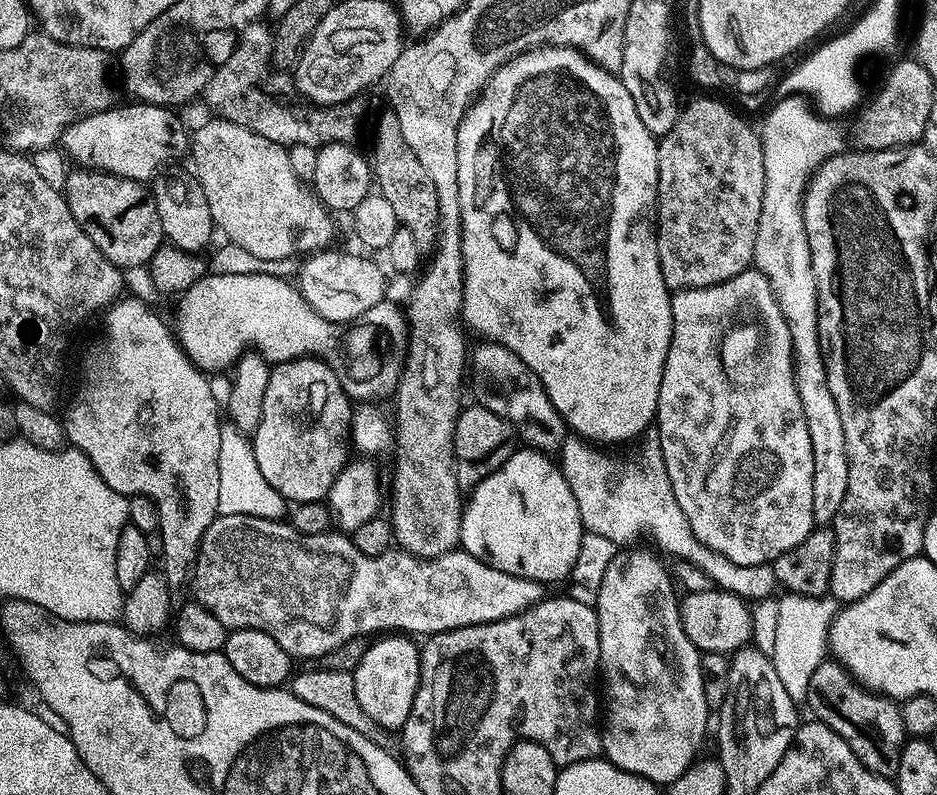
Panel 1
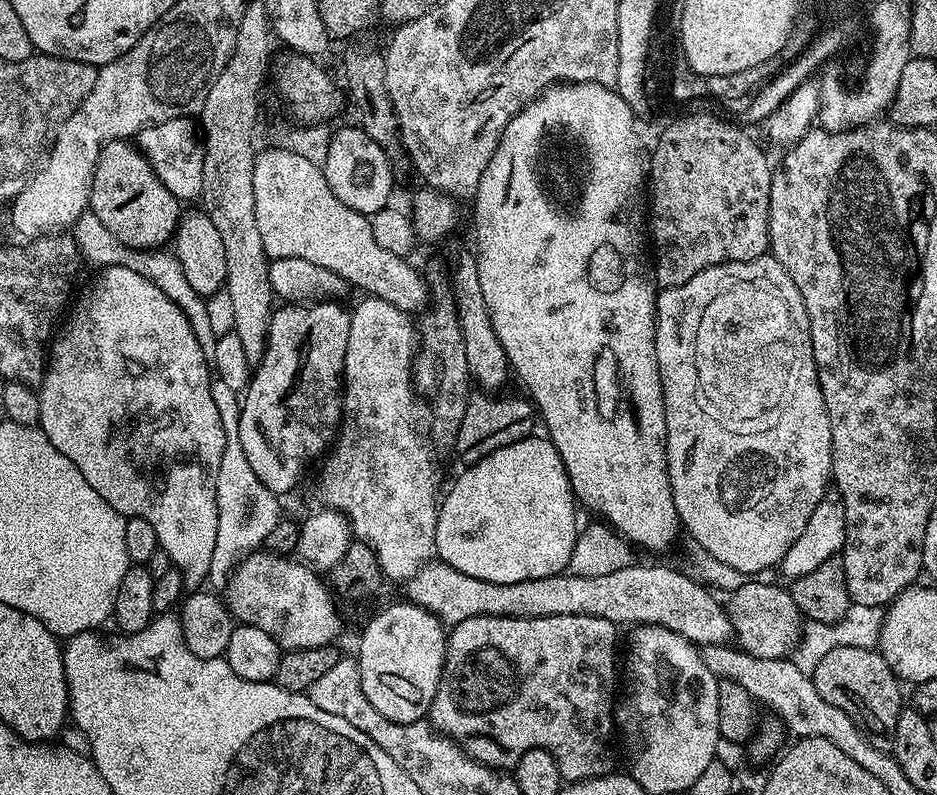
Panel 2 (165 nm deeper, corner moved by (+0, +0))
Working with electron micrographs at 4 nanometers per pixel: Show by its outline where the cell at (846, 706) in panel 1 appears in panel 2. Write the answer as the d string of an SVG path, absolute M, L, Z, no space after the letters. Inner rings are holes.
M838 646L837 649L830 650L811 674L814 686L830 706L850 714L854 726L862 730L862 734L868 739L870 746L878 746L878 750L883 752L892 751L894 742L894 726L898 722L898 714L902 707L900 701L901 681L893 674L892 668L886 662L883 652L876 648L863 648L862 646Z

